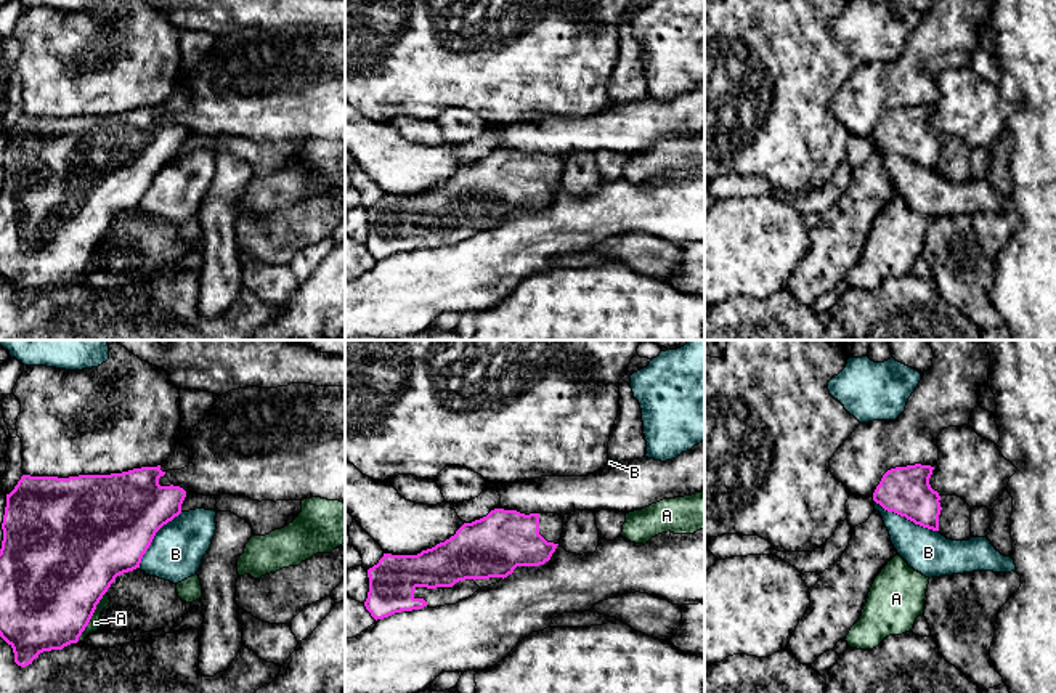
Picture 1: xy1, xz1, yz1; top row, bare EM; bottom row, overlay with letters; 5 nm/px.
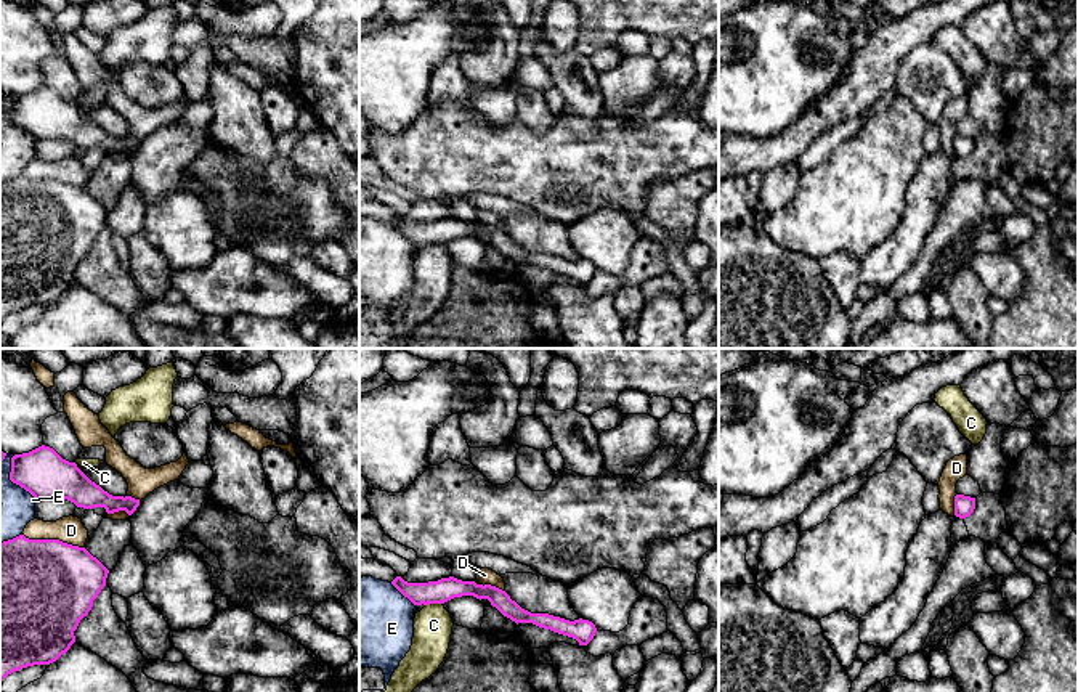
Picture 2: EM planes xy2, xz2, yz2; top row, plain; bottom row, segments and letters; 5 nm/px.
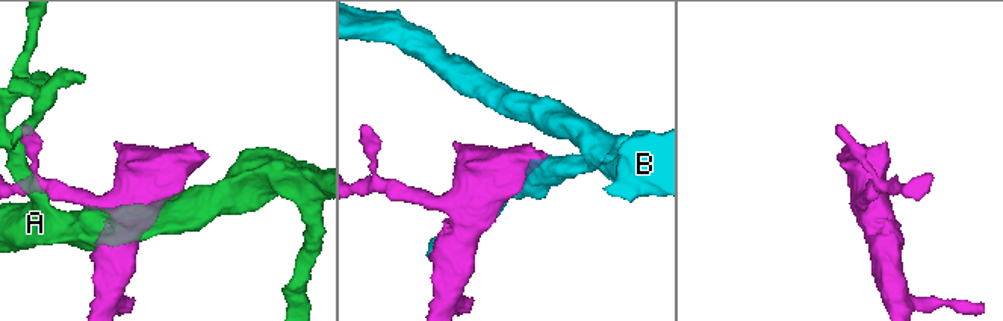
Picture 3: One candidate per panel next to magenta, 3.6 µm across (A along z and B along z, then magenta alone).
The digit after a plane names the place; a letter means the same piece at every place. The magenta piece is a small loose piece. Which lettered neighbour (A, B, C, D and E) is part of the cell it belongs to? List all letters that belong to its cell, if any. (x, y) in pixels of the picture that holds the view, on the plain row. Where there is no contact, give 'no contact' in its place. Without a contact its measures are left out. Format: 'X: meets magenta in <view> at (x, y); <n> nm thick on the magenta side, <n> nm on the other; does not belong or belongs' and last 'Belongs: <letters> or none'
A: meets magenta in xy1 at (92, 255); 500 nm thick on the magenta side, 60 nm on the other; does not belong
B: meets magenta in yz1 at (905, 158); 240 nm thick on the magenta side, 220 nm on the other; does not belong
C: meets magenta in xz2 at (433, 243); 120 nm thick on the magenta side, 190 nm on the other; does not belong
D: meets magenta in xy2 at (53, 180); 500 nm thick on the magenta side, 140 nm on the other; does not belong
E: meets magenta in xz2 at (403, 235); 120 nm thick on the magenta side, 440 nm on the other; does not belong
Belongs: none

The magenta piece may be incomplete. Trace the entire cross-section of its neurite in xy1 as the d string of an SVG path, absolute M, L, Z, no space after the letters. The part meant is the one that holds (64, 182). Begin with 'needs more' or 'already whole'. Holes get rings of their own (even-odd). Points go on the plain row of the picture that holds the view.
needs more; M177 80L173 95L157 107L69 119L21 117L6 135L0 189L0 278L13 289L18 306L79 282L116 218L140 209L156 173L181 154L186 132L160 127L159 119L188 106L189 90Z

